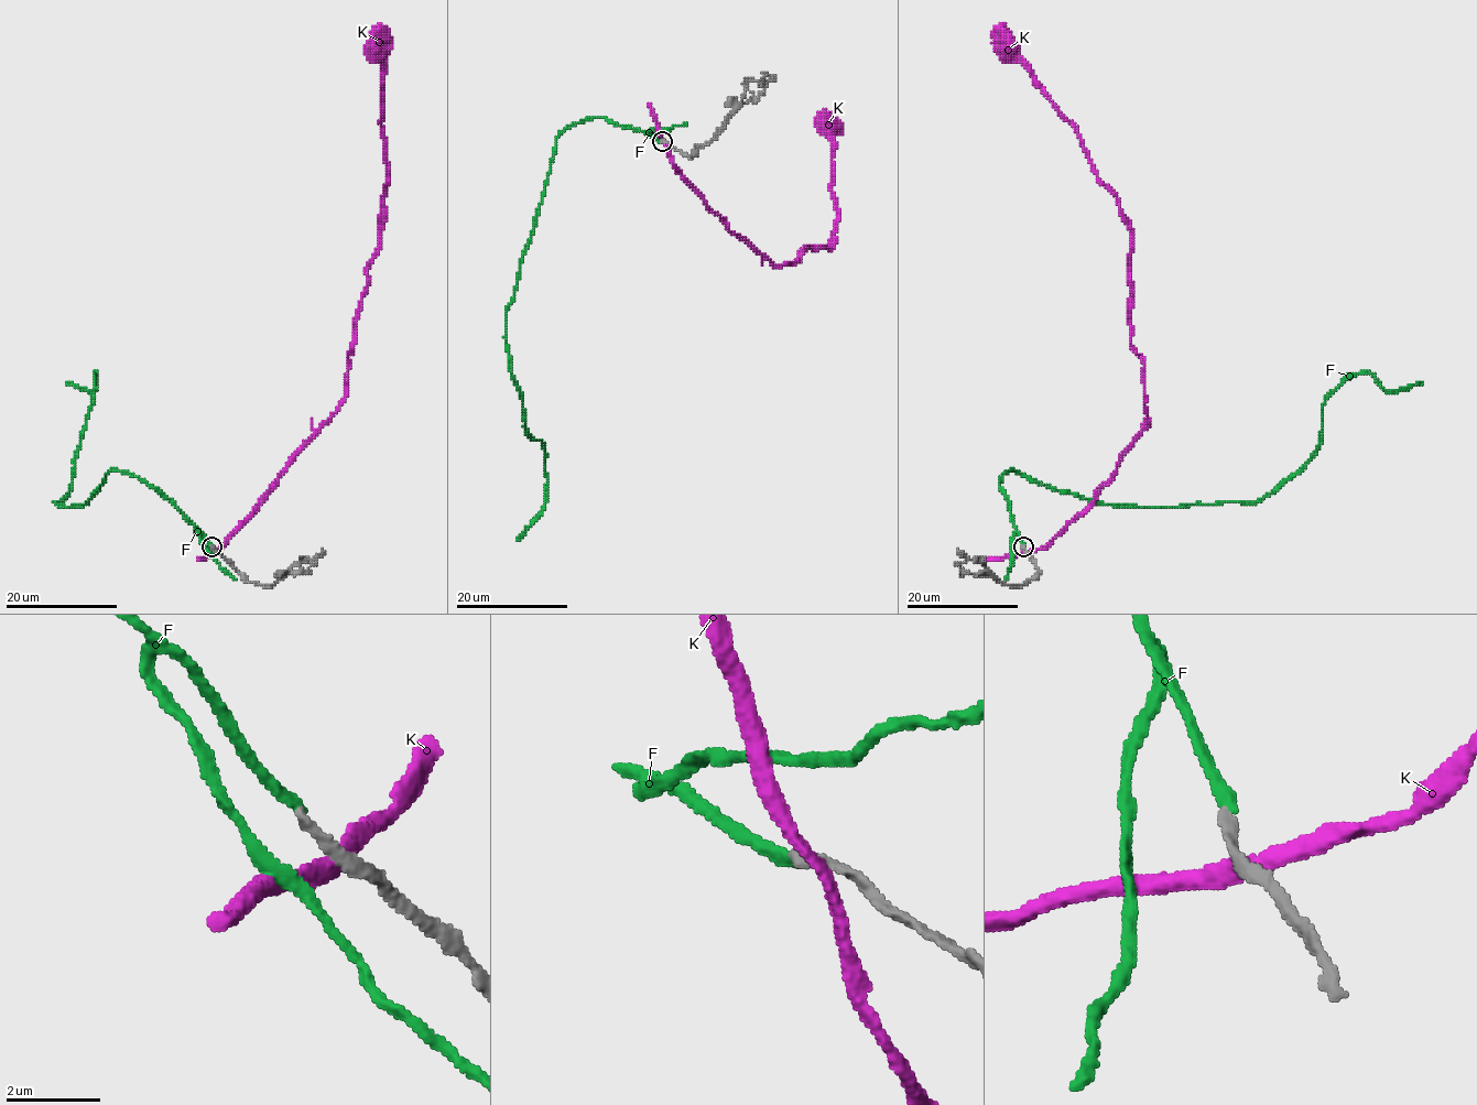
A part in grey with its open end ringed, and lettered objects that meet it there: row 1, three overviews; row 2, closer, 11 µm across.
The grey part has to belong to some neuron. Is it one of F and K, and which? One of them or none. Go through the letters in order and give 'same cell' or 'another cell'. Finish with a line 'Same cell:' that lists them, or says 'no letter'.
F: same cell
K: another cell
Same cell: F

